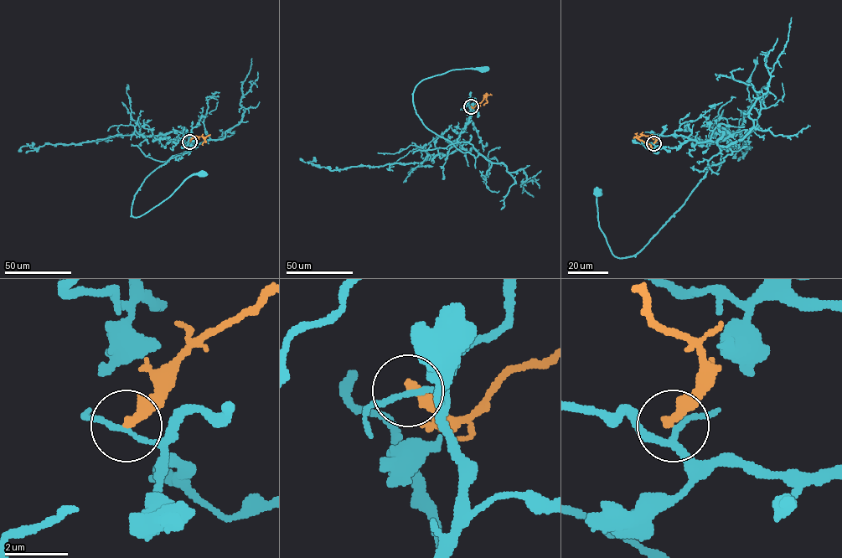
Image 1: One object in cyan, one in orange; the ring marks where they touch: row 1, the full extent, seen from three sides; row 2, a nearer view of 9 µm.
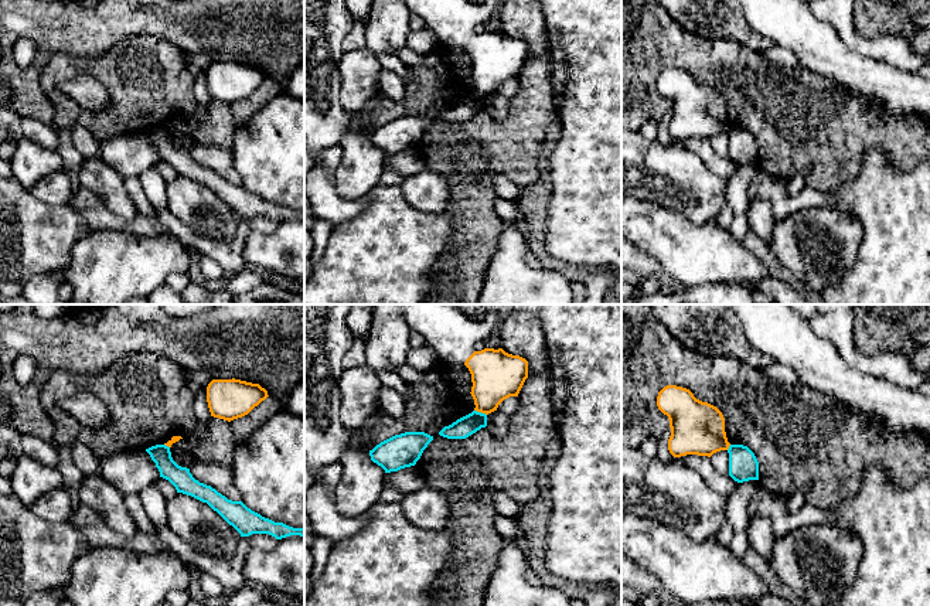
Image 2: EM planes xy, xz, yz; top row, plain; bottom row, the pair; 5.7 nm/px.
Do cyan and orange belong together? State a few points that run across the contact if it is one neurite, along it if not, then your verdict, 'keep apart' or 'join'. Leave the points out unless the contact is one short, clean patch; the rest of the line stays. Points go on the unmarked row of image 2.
line xz (474, 92), (486, 98); keep apart

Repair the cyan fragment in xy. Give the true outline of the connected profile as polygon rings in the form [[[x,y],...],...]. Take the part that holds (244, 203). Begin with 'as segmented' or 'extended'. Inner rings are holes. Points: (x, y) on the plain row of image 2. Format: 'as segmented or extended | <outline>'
as segmented | [[[156,127],[146,135],[160,154],[160,160],[168,163],[177,173],[191,178],[202,185],[207,185],[217,194],[229,208],[232,208],[241,219],[252,217],[269,217],[276,222],[290,218],[304,219],[304,211],[293,211],[283,205],[275,205],[269,201],[248,191],[242,184],[228,183],[211,168],[200,166],[193,160],[190,152],[178,149],[173,140],[170,130],[166,127]]]

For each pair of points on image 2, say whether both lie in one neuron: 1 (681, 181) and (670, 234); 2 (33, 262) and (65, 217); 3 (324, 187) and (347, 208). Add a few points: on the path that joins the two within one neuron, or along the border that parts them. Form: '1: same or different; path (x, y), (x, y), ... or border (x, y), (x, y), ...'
1: different; border (643, 198), (678, 211), (697, 224), (705, 224)
2: same; path (33, 251), (54, 228)
3: same; path (327, 193), (341, 207)

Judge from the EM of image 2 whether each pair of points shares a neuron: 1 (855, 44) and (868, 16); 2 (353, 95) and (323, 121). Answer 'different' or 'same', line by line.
1: different
2: different

